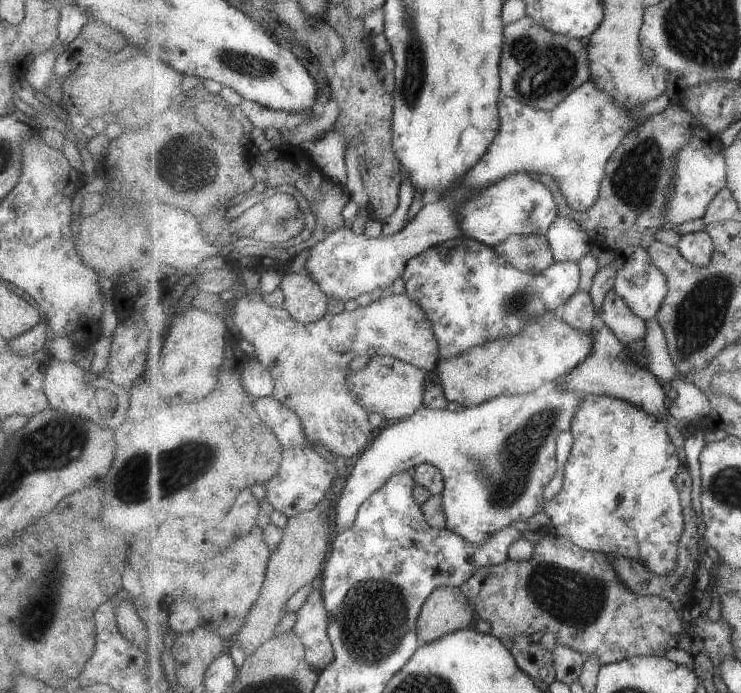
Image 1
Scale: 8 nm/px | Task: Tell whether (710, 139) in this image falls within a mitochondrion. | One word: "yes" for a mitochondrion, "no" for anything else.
no

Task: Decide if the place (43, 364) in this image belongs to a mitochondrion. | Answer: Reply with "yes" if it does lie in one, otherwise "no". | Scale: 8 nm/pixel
no

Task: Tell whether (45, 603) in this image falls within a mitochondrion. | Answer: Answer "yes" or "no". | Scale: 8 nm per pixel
yes

